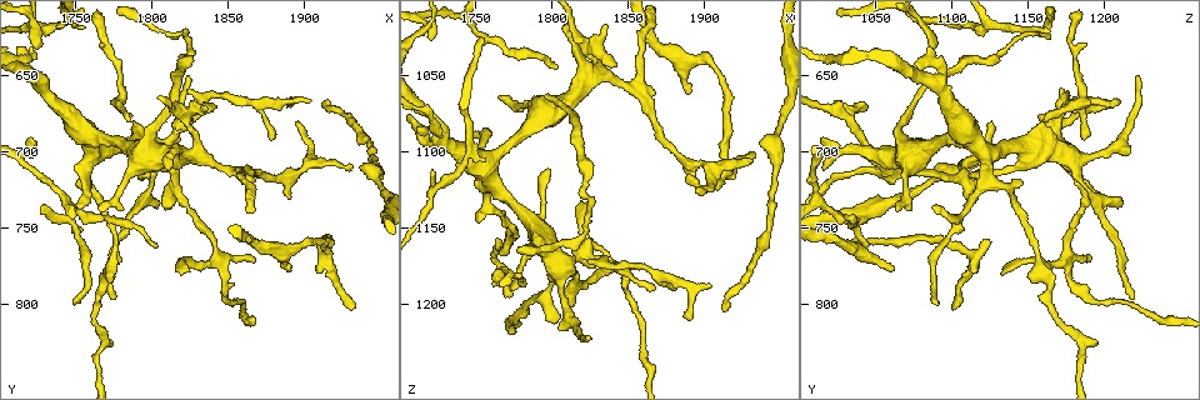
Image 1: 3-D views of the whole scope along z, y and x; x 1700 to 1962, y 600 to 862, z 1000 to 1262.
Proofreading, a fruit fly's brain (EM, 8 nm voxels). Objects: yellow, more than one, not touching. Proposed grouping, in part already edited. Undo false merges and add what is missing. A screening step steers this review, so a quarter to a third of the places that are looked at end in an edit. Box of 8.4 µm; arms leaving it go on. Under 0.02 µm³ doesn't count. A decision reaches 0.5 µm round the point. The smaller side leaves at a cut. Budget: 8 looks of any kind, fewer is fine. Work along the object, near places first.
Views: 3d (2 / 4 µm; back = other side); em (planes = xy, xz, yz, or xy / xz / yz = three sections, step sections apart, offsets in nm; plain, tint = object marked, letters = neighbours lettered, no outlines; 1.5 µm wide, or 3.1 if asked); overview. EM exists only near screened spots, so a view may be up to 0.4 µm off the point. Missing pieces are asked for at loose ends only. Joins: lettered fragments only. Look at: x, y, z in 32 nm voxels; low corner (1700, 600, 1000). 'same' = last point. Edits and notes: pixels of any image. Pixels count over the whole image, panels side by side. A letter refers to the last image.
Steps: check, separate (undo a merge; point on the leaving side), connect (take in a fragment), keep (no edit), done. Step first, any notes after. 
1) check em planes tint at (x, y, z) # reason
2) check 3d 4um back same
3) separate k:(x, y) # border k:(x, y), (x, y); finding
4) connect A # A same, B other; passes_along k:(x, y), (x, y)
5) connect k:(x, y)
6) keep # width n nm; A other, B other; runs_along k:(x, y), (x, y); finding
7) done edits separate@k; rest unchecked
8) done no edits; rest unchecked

check 3d 4um at (1882, 692, 1186) # thin end

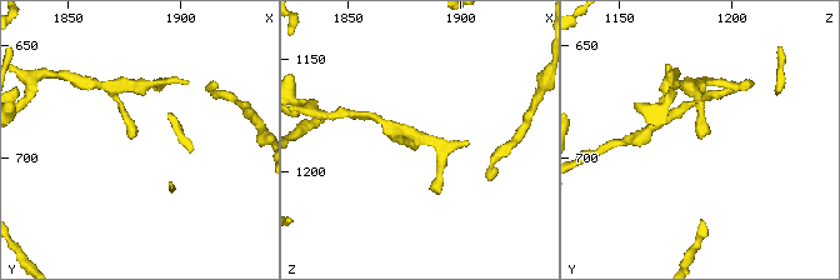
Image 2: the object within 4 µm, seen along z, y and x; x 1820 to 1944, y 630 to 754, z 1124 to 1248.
check em xz step 8 tint at (1882, 690, 1188) # need the tissue

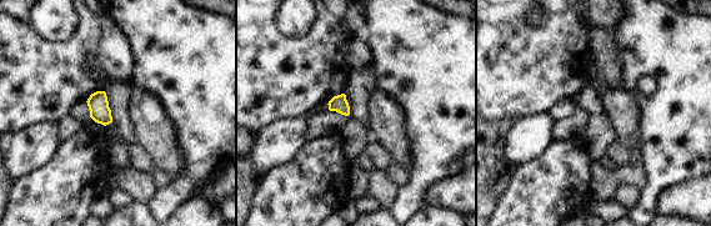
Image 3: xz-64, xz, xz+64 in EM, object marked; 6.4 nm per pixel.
check em planes letters same # cut it another way

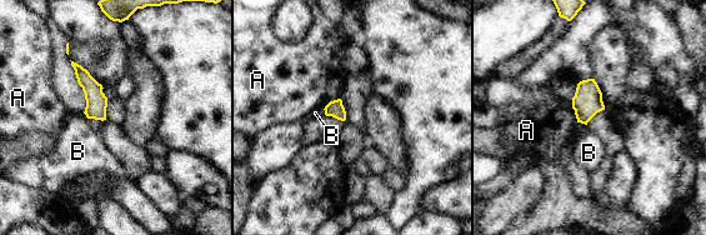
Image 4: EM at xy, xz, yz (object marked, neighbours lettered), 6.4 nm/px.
keep # A other, B other; none of them fits

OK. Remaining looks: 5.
check 3d 4um at (1784, 678, 1164) # sudden change in width

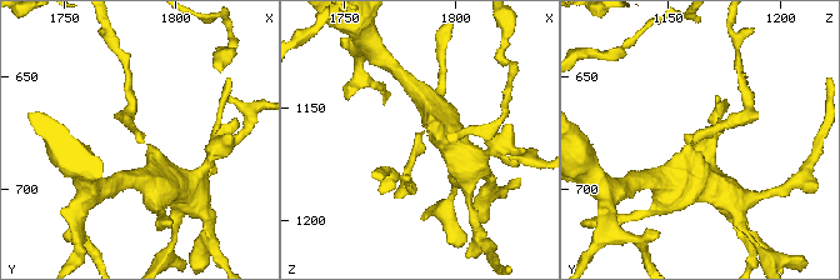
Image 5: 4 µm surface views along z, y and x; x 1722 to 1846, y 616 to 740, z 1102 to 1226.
check em xy step 4 tint at (1784, 676, 1162) # arm_widths 200, 440 nm

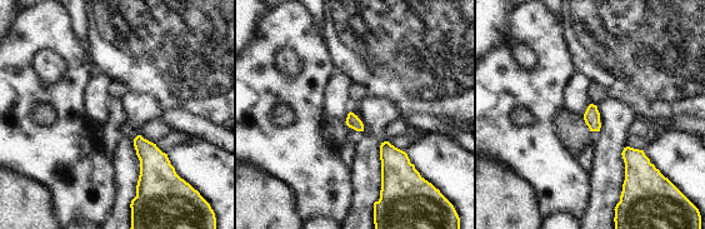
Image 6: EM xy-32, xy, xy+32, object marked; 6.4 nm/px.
check em xy step 4 letters same # see the neighbours

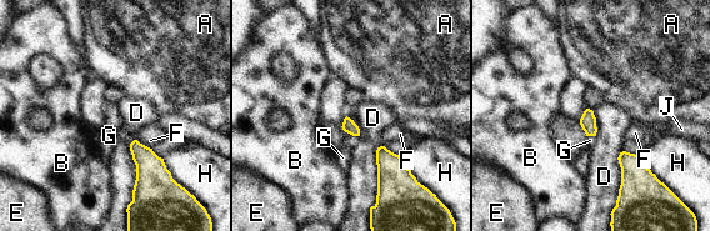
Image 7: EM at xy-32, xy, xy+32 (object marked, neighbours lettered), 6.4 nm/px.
keep # A other, B other, D other, E other, F other, G other, H other, J other; border 7:(344, 130), (359, 136); continuous, no second cell

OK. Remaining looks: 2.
check em xy step 4 tint at (1930, 802, 1100) # tapers out

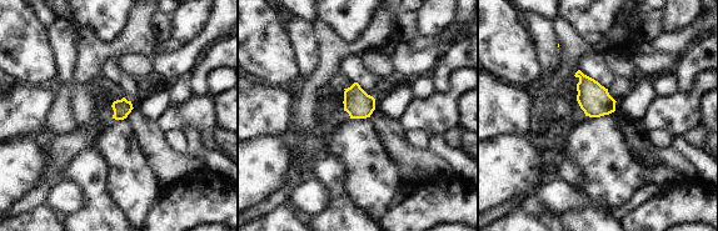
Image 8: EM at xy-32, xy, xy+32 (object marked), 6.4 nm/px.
check em planes letters same

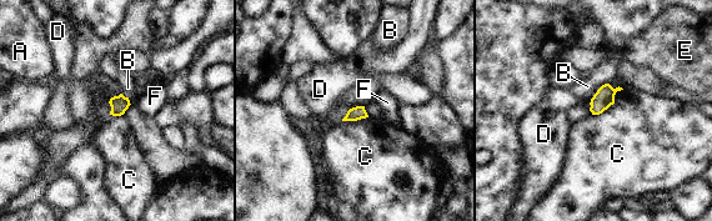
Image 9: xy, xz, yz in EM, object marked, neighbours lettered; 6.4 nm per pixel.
keep # A other, B other, C other, D other, E other, F other; none of them fits

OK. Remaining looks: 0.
done no edits; rest unchecked

